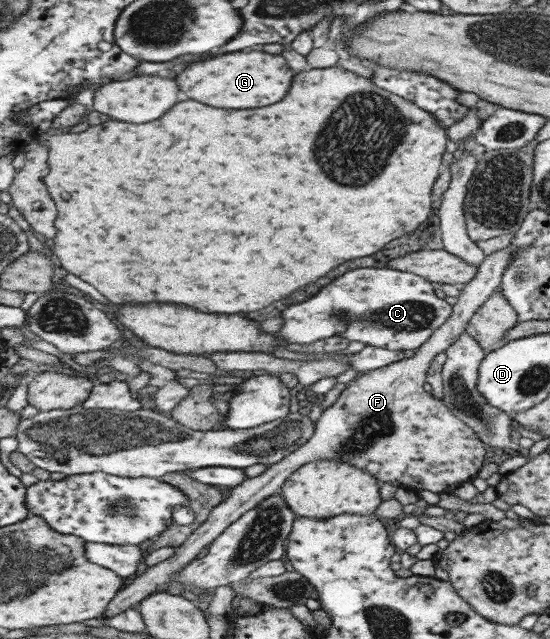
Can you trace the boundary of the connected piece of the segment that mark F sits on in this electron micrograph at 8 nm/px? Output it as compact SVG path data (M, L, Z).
M508 245L496 253L486 255L477 266L475 275L462 285L453 313L449 314L445 324L424 345L416 349L410 358L404 357L384 368L360 374L348 382L338 399L322 412L310 441L306 441L299 450L281 462L268 466L261 475L247 478L240 486L234 487L229 497L213 510L207 522L185 544L177 547L174 556L134 576L113 598L102 617L112 618L125 610L137 608L146 597L168 585L202 552L204 546L211 546L249 510L281 491L294 472L308 463L336 458L370 472L381 484L389 482L414 492L430 490L435 493L452 493L463 482L476 477L485 458L483 442L456 415L448 412L445 404L436 402L436 397L432 398L420 386L424 384L433 358L444 353L449 344L464 332L468 319L499 288L499 280L513 252L513 246Z

